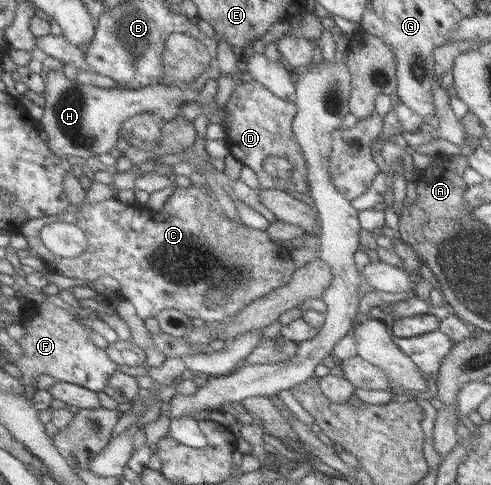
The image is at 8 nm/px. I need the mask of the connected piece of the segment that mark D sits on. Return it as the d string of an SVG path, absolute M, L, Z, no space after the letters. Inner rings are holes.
M249 79L235 85L228 100L225 111L229 113L225 127L225 143L229 154L254 171L262 190L276 189L282 192L308 192L306 183L306 166L300 146L293 138L291 123L296 113L295 105L272 95L260 82ZM267 156L281 157L291 163L291 171L287 179L270 178L264 170L263 160Z

